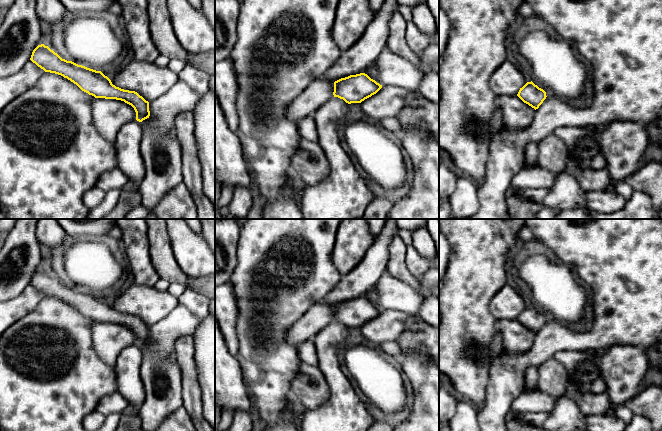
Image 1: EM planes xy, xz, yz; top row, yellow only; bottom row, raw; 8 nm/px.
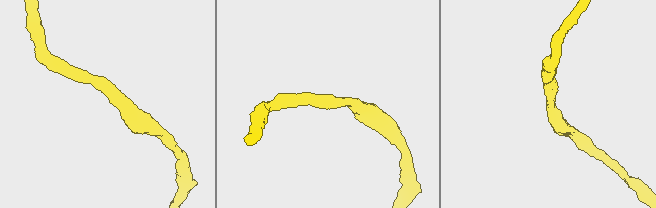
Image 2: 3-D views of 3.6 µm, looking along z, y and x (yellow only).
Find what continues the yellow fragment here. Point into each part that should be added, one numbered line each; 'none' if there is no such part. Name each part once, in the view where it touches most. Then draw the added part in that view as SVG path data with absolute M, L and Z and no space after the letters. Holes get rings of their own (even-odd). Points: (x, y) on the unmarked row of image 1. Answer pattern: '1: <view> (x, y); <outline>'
1: xy (108, 339); M96 322L92 326L92 346L97 356L113 369L120 352L135 343L134 332L124 325Z

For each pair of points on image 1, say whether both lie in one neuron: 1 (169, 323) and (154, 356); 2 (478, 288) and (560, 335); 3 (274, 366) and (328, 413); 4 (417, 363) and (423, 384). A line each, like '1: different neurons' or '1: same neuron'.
1: same neuron
2: different neurons
3: different neurons
4: same neuron

